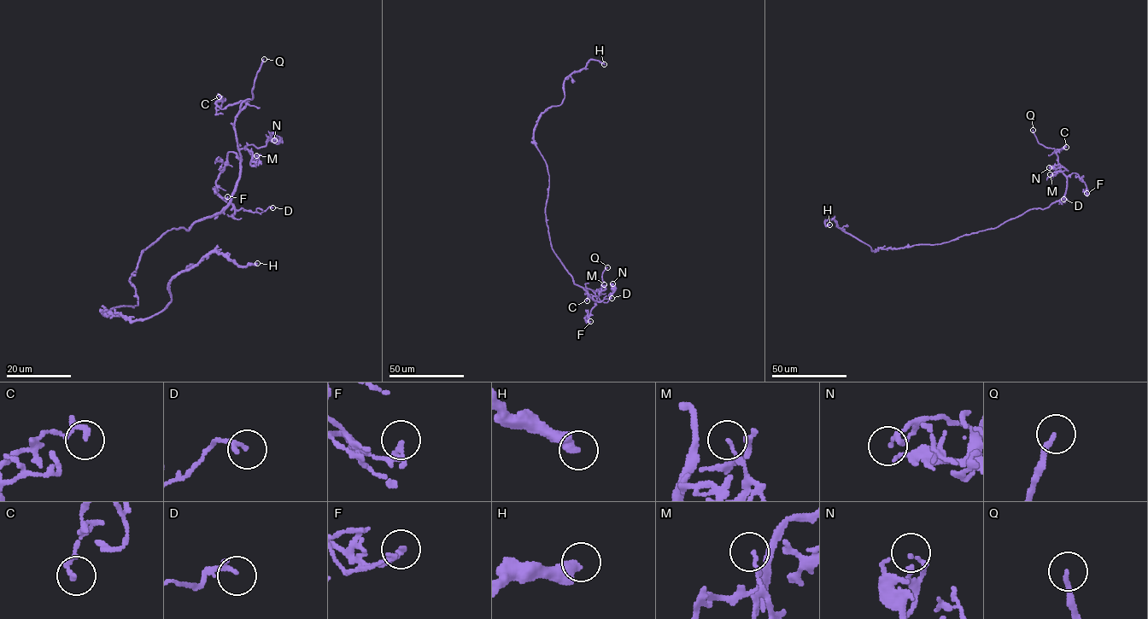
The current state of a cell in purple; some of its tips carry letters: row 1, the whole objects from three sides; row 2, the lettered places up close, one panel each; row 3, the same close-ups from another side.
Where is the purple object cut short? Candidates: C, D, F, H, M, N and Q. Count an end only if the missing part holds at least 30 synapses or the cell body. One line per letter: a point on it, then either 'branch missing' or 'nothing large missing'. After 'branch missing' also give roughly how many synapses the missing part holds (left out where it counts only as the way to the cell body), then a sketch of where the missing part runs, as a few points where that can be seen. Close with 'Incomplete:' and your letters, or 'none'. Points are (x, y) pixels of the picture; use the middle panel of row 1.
C: at (587, 300); nothing large missing
D: at (612, 298); nothing large missing
F: at (590, 321); nothing large missing
H: at (604, 64); branch missing; about 450 synapses; missing branch runs (604, 64), (607, 66), (633, 60), (647, 66), (669, 65), (687, 95)
M: at (604, 284); nothing large missing
N: at (612, 283); nothing large missing
Q: at (607, 267); branch missing
Incomplete: H, Q

